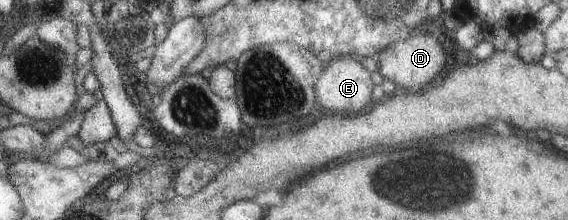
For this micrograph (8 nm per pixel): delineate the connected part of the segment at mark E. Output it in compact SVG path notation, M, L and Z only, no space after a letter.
M341 56L324 65L314 83L315 101L339 113L359 113L371 98L371 77L358 58Z

